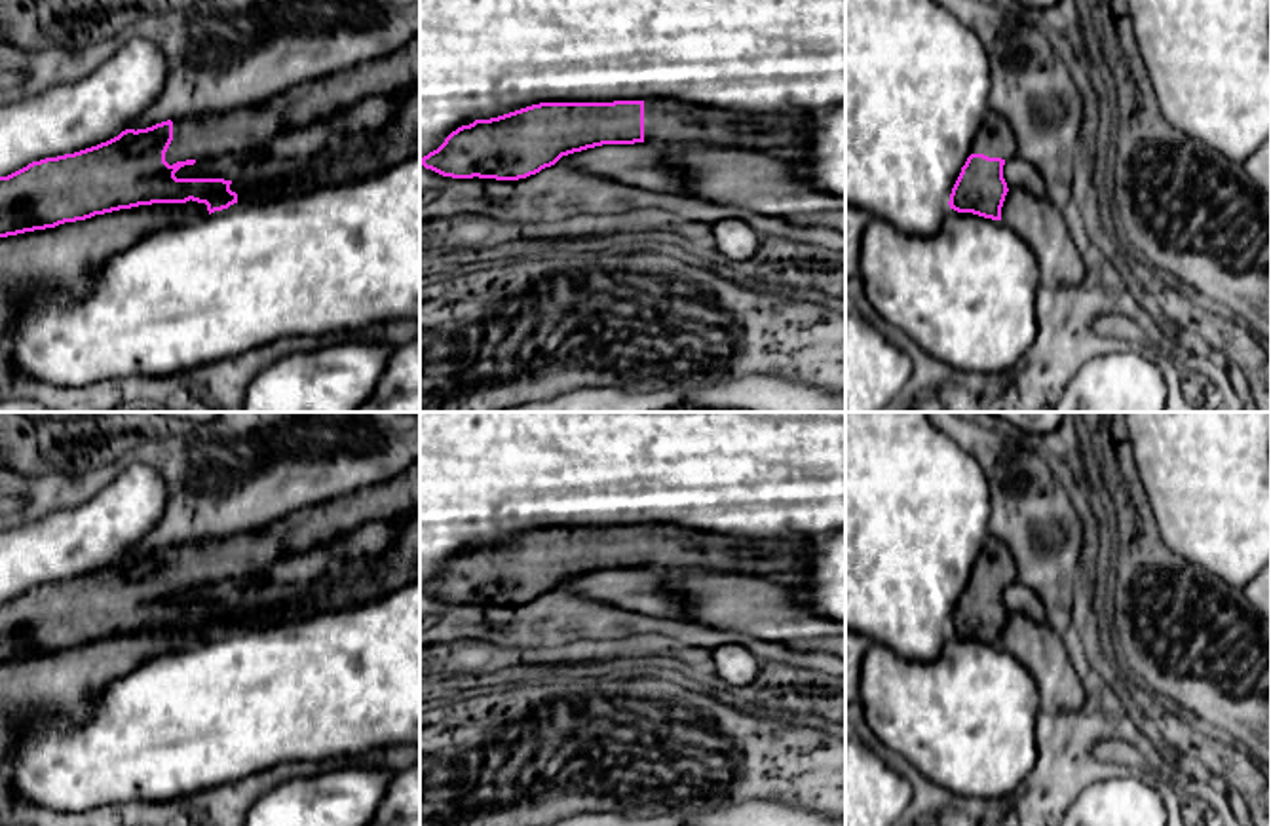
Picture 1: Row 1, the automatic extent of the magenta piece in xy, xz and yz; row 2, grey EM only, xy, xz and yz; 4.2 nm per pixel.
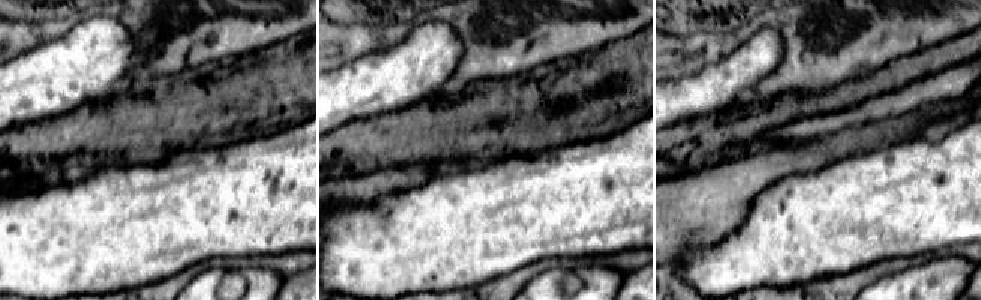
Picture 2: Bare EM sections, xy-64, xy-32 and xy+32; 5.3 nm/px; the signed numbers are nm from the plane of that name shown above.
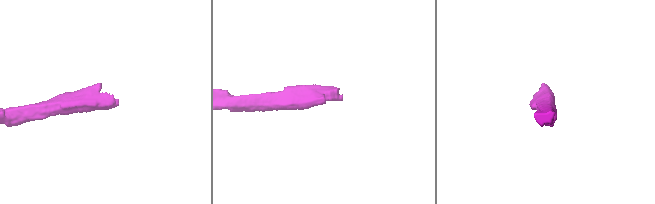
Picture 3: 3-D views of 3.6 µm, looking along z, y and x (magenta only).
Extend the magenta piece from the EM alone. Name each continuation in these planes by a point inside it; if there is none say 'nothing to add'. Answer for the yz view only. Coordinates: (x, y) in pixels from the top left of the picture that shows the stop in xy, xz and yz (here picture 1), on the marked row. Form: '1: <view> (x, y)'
1: yz (996, 139)

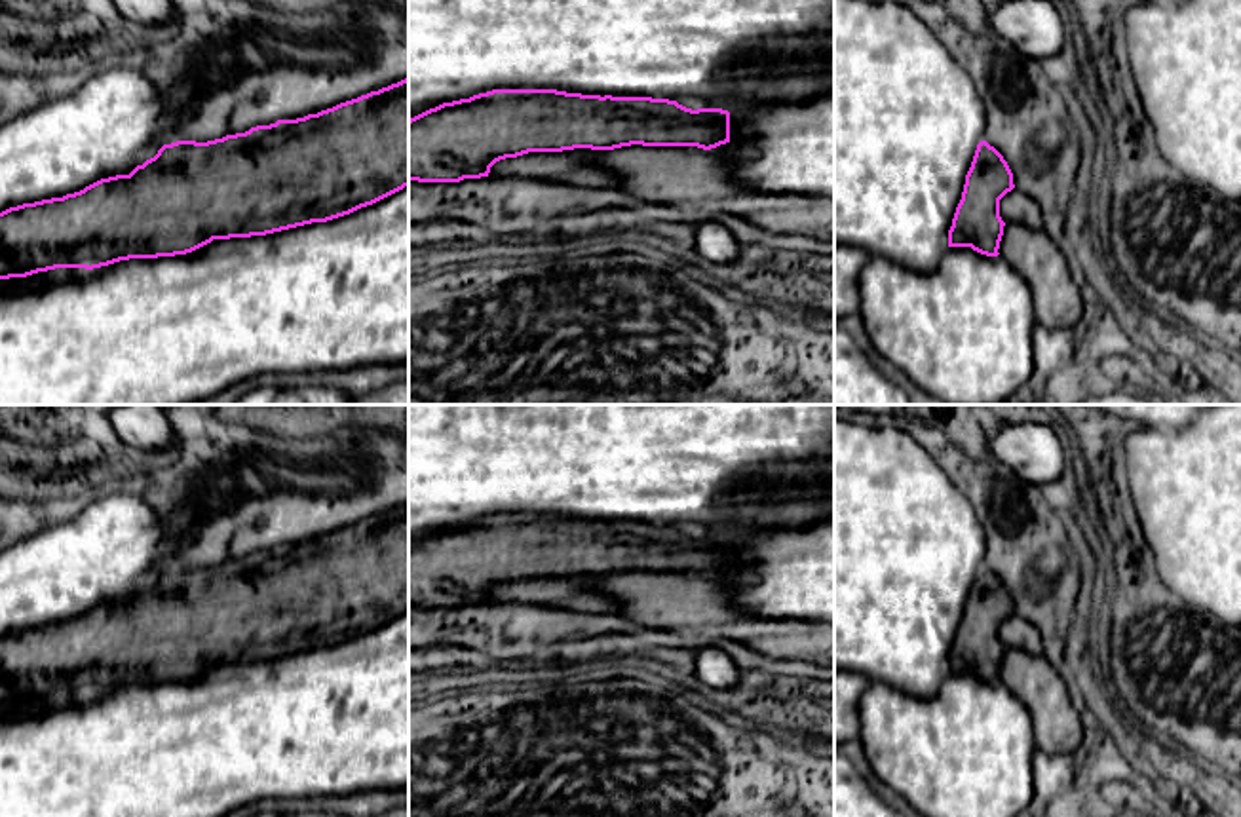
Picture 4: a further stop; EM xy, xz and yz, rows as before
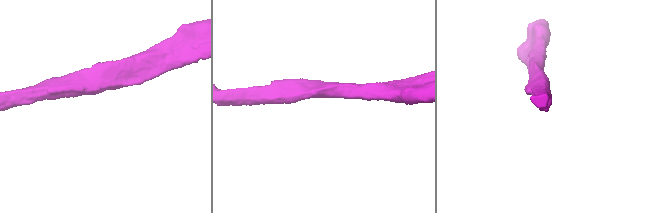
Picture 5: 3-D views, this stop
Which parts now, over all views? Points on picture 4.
nothing to add

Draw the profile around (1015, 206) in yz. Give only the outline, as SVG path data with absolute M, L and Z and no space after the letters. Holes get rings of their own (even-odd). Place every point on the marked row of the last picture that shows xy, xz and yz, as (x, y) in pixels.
M1017 188L1000 200L1000 217L1005 224L1021 222L1032 230L1043 228L1040 205Z

